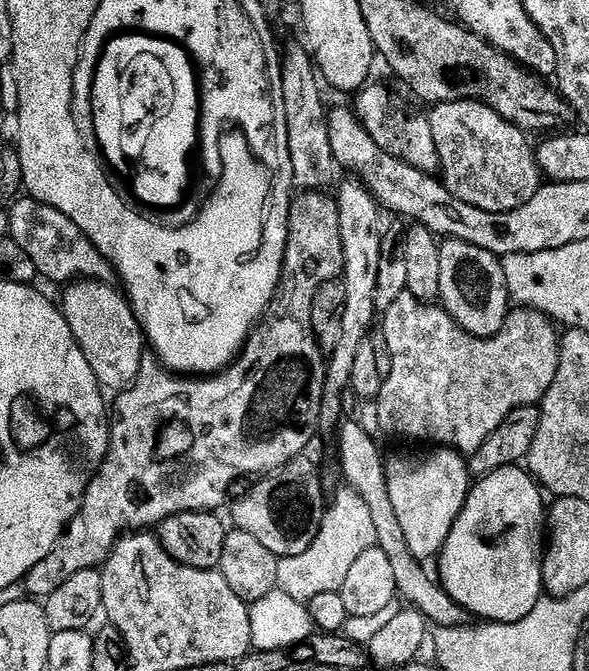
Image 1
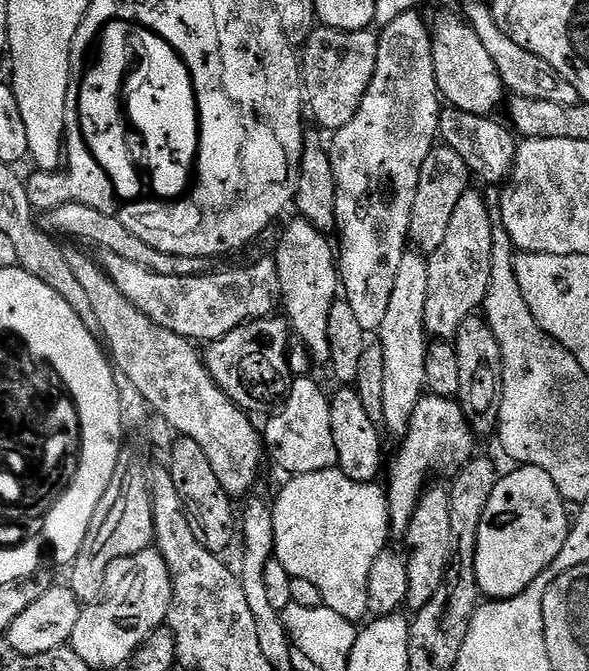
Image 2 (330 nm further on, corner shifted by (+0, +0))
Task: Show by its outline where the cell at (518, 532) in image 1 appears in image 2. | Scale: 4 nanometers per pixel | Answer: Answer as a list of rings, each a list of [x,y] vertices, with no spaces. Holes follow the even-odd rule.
[[[533,464],[513,469],[509,476],[497,479],[486,512],[489,517],[499,512],[516,513],[501,518],[501,532],[485,535],[476,542],[476,581],[489,601],[508,600],[522,594],[558,558],[558,550],[562,550],[570,531],[570,512],[568,516],[564,509],[566,501],[550,474]]]

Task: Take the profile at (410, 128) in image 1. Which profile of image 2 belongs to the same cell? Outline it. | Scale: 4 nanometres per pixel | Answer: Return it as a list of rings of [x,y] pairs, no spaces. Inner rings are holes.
[[[316,26],[302,48],[300,79],[304,82],[307,111],[321,124],[321,129],[335,130],[354,118],[369,88],[377,66],[379,35],[372,30],[343,32],[337,28]]]

